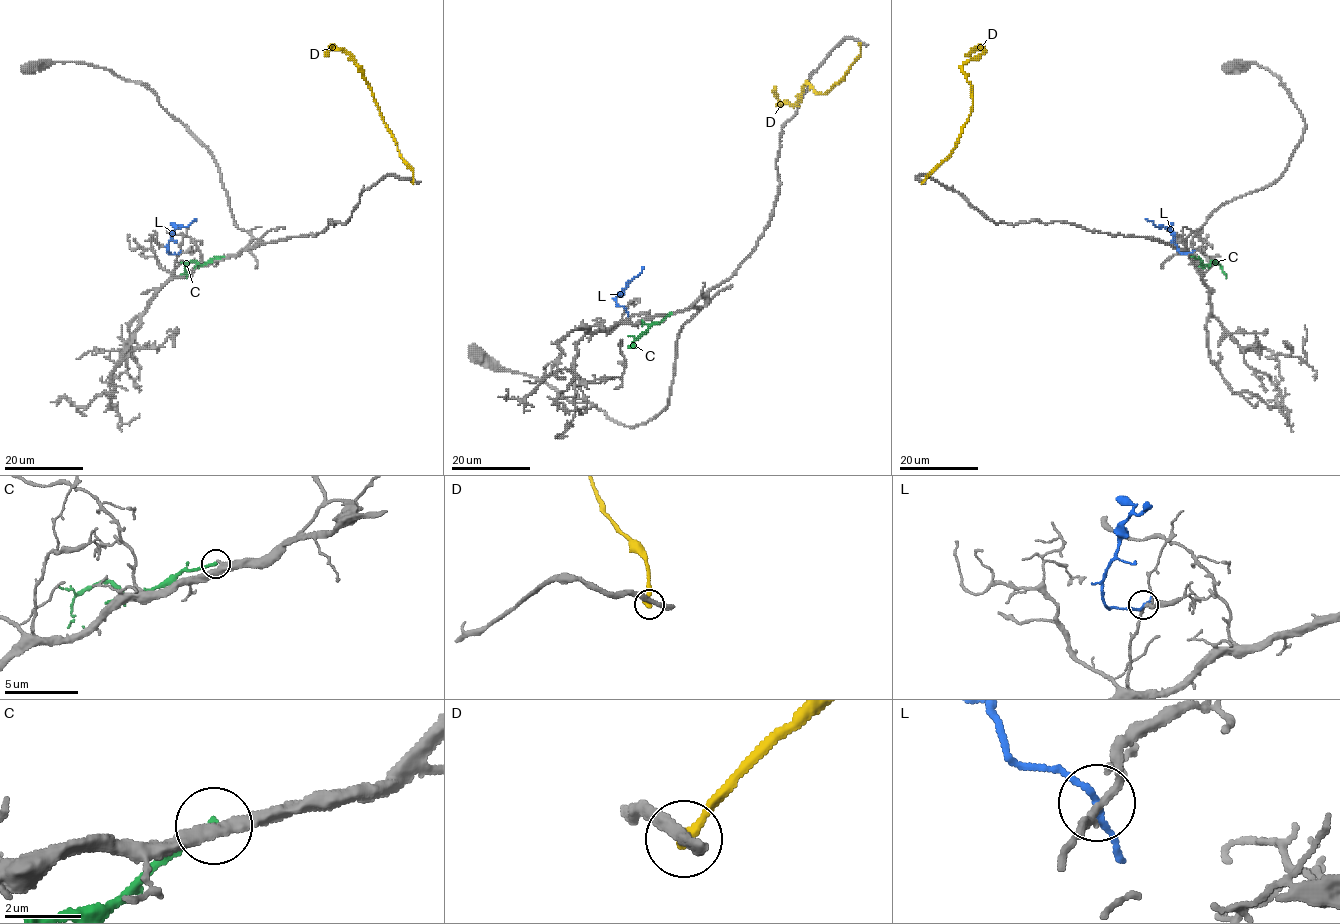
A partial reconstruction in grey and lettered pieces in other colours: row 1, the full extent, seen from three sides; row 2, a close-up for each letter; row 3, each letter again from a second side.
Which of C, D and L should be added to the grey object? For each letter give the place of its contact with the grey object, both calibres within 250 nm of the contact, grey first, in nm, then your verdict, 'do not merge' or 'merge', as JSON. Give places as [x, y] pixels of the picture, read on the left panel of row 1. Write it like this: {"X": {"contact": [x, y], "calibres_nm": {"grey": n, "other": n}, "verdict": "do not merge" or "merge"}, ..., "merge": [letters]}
{"C": {"contact": [223, 256], "calibres_nm": {"grey": 320, "other": 240}, "verdict": "do not merge"}, "D": {"contact": [413, 182], "calibres_nm": {"grey": 320, "other": 360}, "verdict": "do not merge"}, "L": {"contact": [178, 253], "calibres_nm": {"grey": 150, "other": 150}, "verdict": "do not merge"}, "merge": []}

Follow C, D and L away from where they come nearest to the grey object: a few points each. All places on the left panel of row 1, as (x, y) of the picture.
C: (223, 256), (202, 265), (189, 262), (185, 266), (186, 277)
D: (413, 182), (412, 169), (399, 153), (363, 71), (345, 52), (331, 46), (325, 55)
L: (178, 253), (168, 253), (172, 232), (180, 226), (188, 226), (196, 218)

